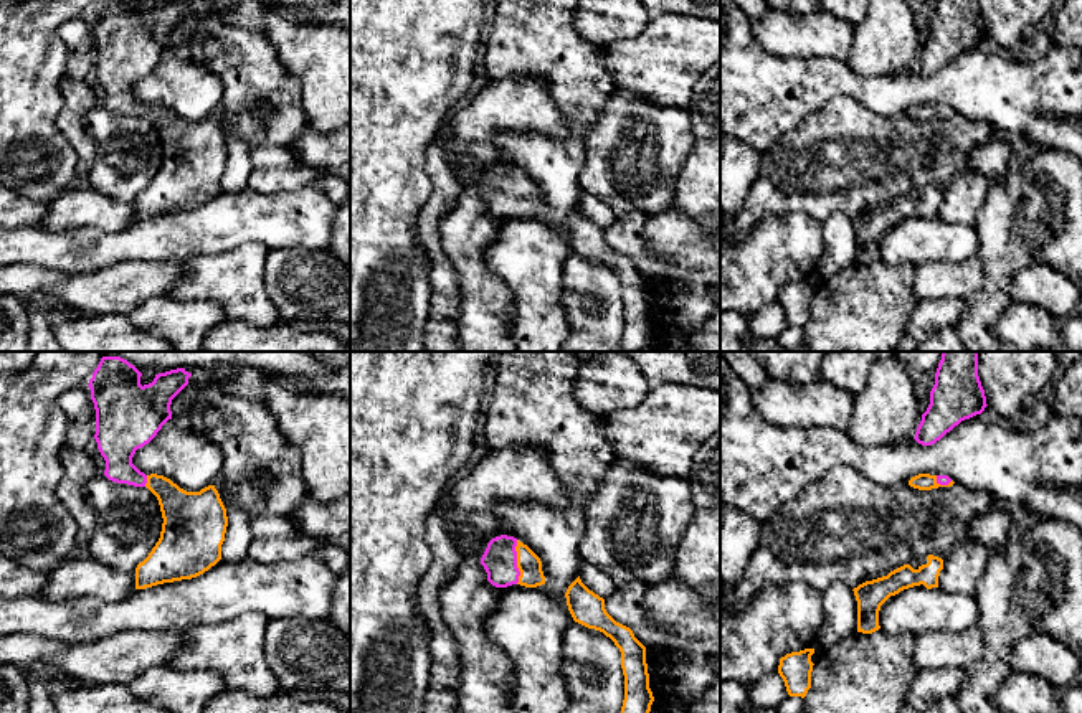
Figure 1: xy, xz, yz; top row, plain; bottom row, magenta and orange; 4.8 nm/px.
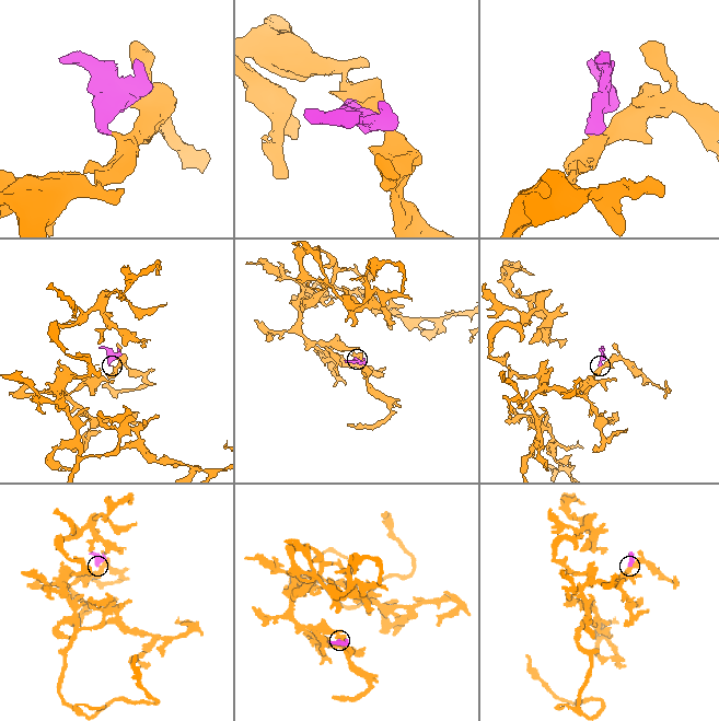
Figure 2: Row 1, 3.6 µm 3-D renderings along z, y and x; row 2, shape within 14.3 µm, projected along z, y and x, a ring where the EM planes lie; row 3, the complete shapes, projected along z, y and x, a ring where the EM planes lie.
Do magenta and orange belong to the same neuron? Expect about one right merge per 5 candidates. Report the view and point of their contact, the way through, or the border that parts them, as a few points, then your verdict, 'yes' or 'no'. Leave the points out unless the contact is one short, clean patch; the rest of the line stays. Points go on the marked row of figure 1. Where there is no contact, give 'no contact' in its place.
xz (516, 561) | across xz (499, 560), (516, 561), (529, 565) | yes

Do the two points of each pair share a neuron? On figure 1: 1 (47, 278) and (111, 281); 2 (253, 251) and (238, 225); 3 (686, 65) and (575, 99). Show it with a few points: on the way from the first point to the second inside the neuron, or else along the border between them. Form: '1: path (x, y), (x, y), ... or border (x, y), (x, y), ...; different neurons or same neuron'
1: path (63, 284), (94, 284); same neuron
2: border (268, 248), (258, 243), (243, 243), (212, 254); different neurons
3: border (605, 48), (605, 70), (615, 86); different neurons

